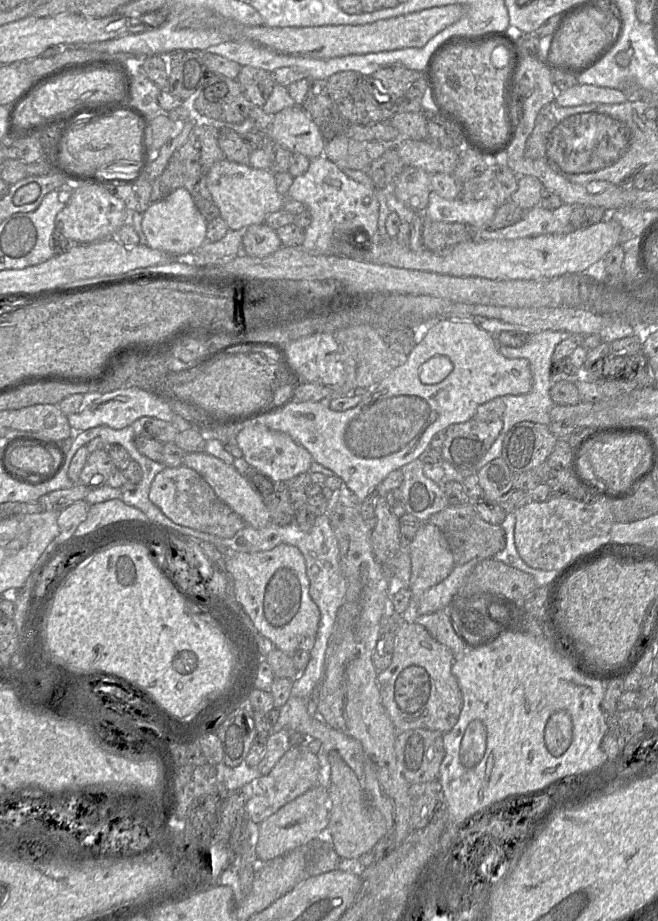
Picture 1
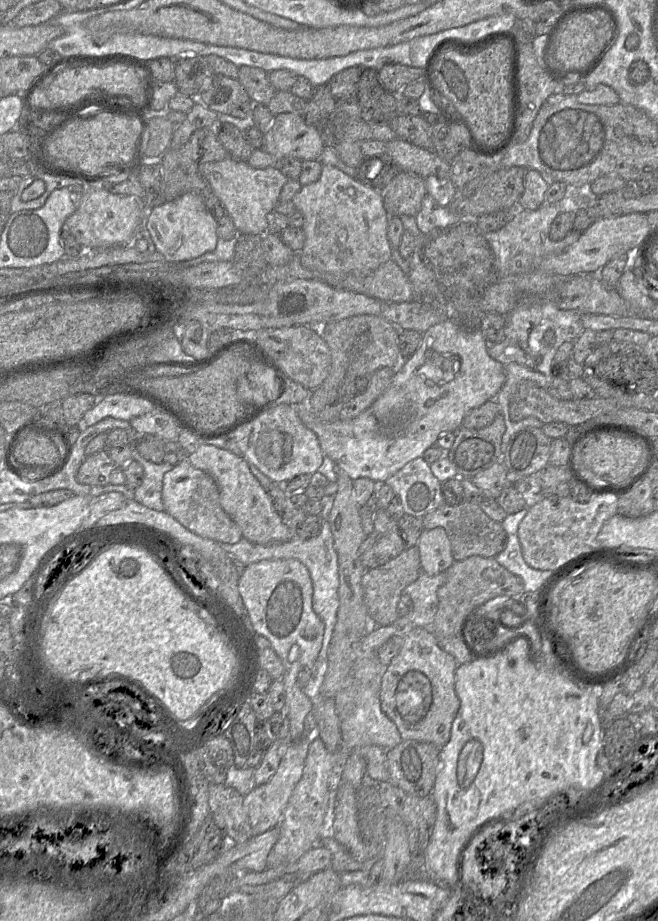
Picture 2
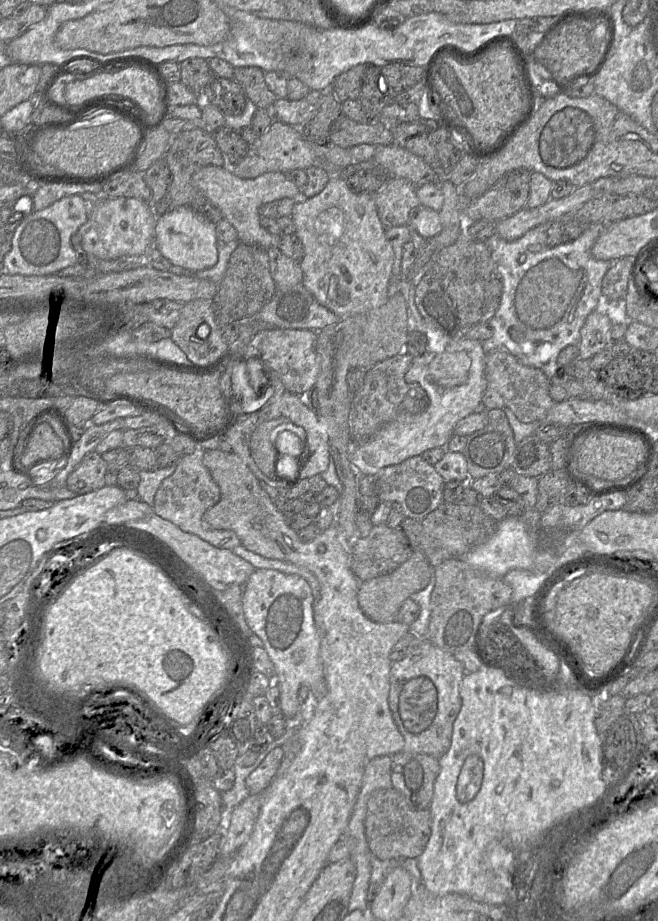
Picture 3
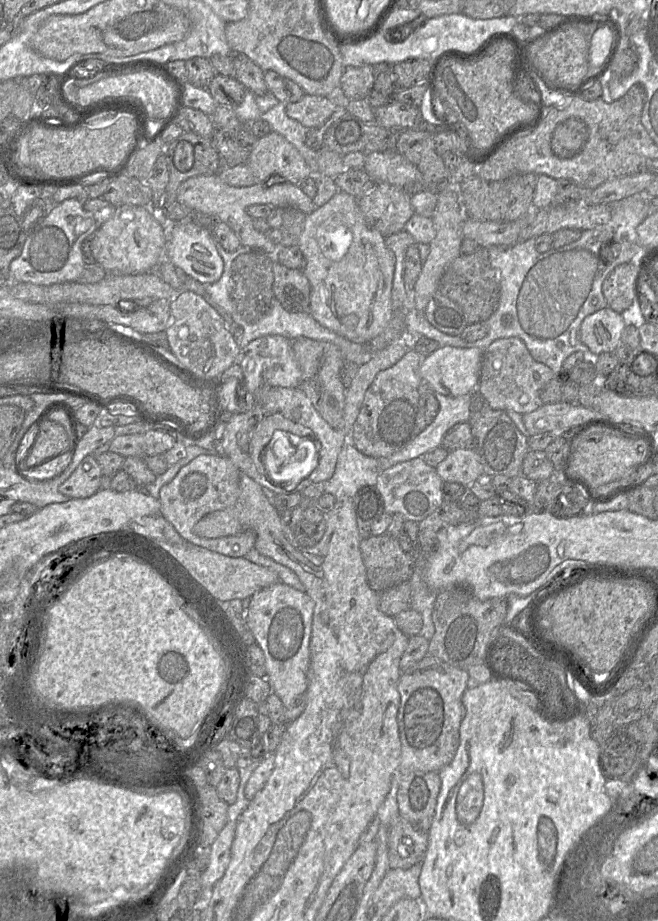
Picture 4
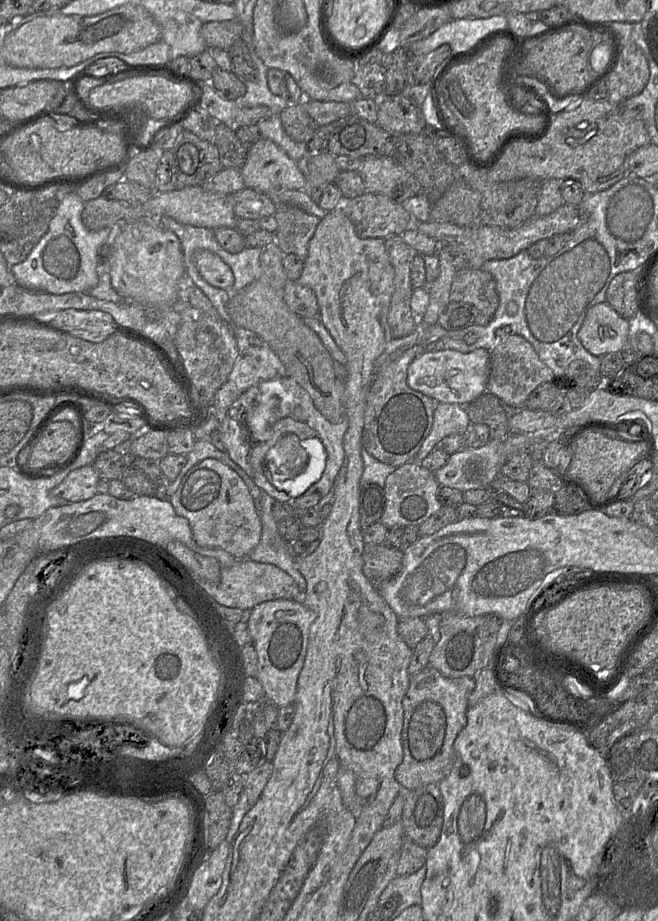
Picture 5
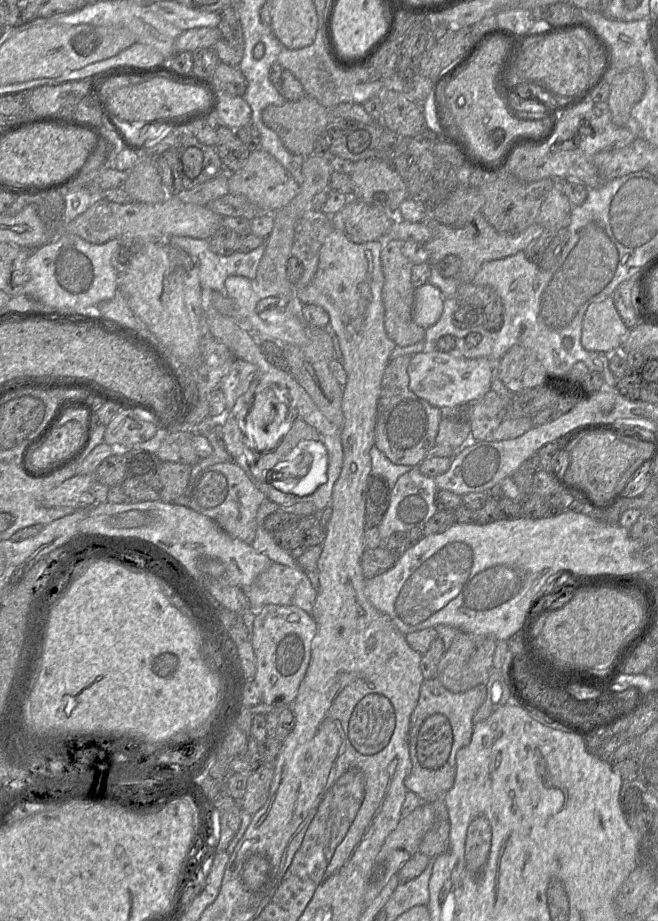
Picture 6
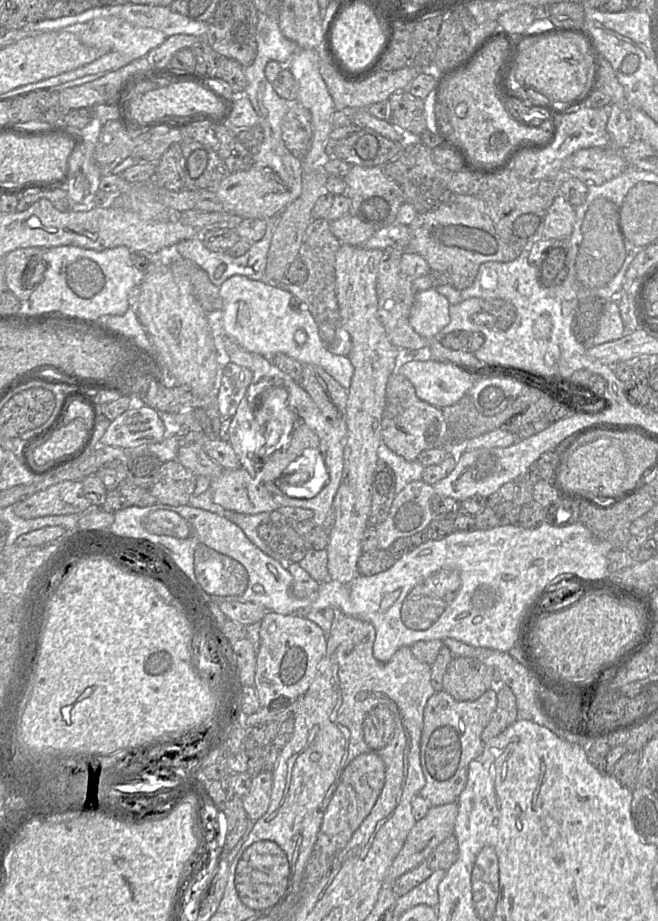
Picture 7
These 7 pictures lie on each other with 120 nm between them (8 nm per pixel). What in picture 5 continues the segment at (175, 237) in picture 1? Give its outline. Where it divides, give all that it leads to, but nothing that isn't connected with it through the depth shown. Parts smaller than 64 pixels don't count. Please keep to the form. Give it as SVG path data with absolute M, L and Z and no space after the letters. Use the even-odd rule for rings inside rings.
M195 252L195 266L200 275L212 286L233 291L234 275L231 268L213 252Z

